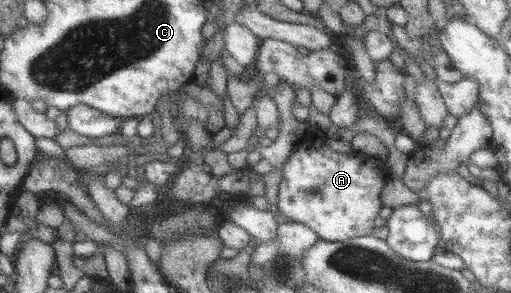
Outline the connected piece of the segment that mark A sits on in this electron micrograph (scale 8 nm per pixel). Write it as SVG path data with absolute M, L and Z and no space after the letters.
M309 135L306 138L286 163L278 201L282 215L309 225L326 241L343 242L378 234L377 220L386 206L382 193L391 181L386 161L355 150L349 154L334 151L323 137L313 139L313 143Z

